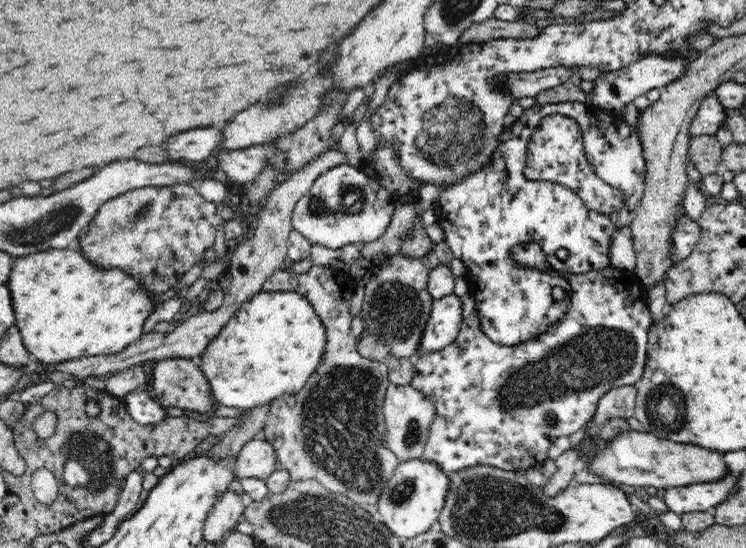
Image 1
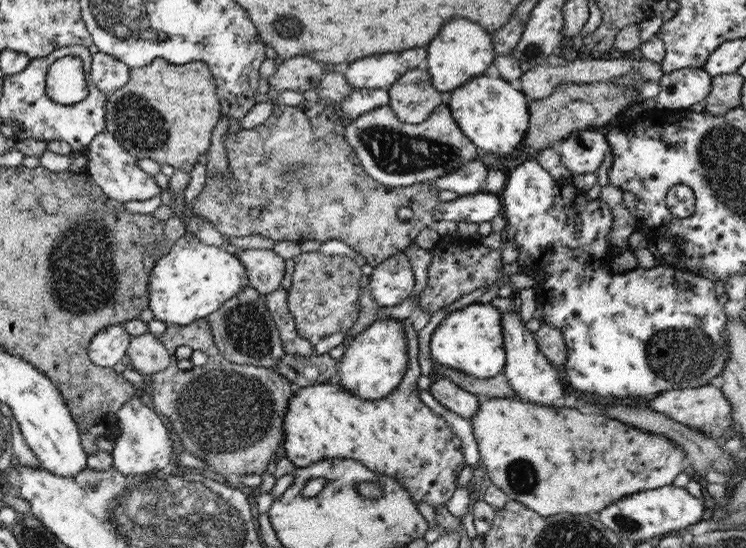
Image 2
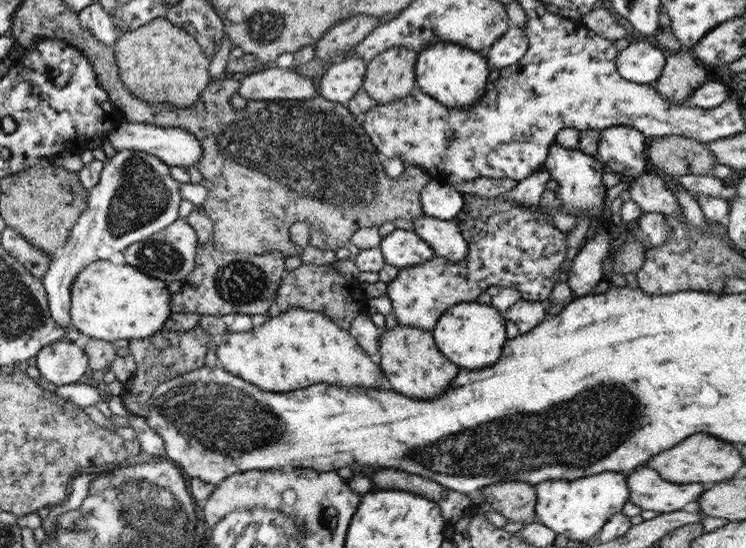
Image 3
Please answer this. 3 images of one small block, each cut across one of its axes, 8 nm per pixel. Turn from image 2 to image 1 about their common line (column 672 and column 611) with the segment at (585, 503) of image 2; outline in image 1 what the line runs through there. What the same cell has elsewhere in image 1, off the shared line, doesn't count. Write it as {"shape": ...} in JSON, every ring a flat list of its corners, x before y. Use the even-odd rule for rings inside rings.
{"shape":[[629,429,619,434,603,447,598,446,598,454,589,464,589,469,606,480,616,480,622,488,632,486,654,488,668,488,668,486,688,486,692,483,716,482,730,474,728,465,724,461,724,452,706,450,694,444,682,444,660,440,655,434,644,430]]}

